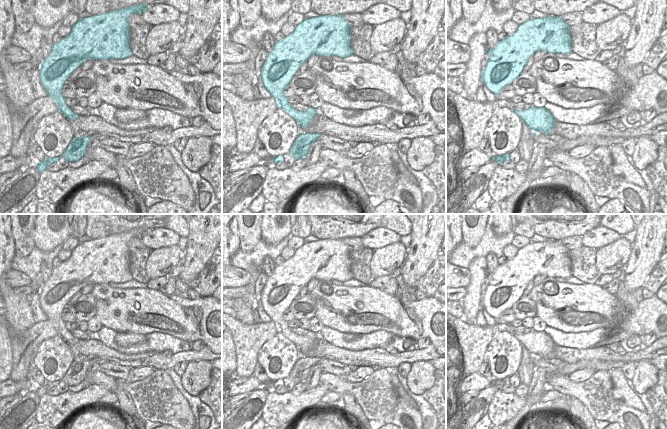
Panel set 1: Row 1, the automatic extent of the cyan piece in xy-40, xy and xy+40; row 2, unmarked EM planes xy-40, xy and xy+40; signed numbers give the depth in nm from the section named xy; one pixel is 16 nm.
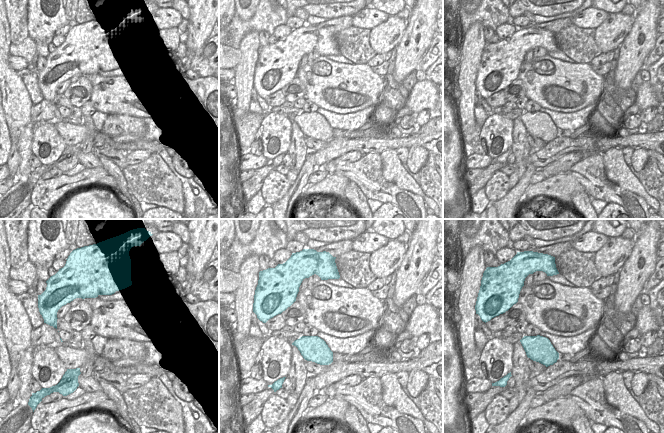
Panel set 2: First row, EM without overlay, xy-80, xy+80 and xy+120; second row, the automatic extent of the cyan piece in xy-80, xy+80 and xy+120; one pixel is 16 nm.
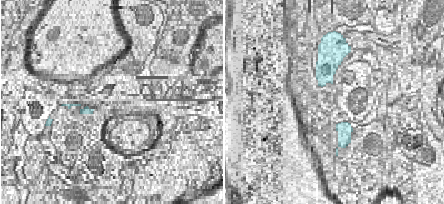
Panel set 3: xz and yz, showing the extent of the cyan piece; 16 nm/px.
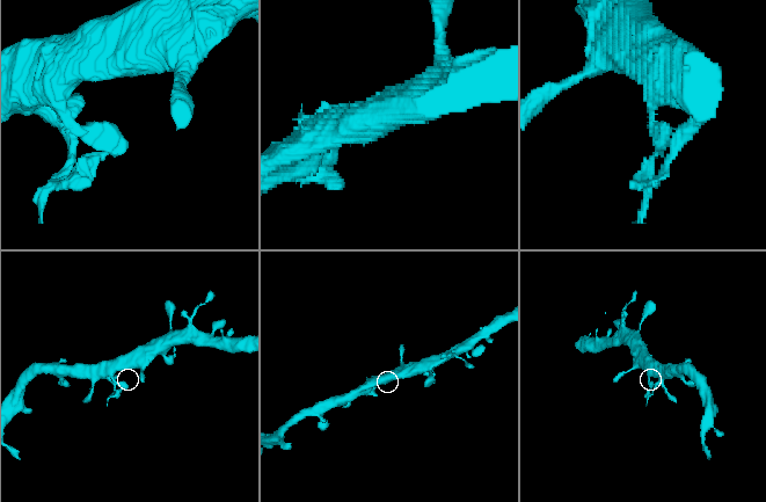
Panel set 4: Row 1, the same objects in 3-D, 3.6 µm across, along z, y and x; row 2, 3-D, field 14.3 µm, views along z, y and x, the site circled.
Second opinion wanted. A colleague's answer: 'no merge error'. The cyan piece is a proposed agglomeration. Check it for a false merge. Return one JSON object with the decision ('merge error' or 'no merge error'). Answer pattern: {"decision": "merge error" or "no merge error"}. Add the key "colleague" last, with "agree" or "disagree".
{"decision": "no merge error", "colleague": "agree"}

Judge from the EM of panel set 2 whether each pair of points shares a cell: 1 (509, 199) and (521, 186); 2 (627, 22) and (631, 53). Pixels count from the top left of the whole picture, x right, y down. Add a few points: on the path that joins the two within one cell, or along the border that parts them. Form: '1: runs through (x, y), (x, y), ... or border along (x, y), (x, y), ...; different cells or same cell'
1: runs through (512, 196), (519, 189); same cell
2: border along (635, 10), (635, 20), (632, 27), (619, 45); different cells

